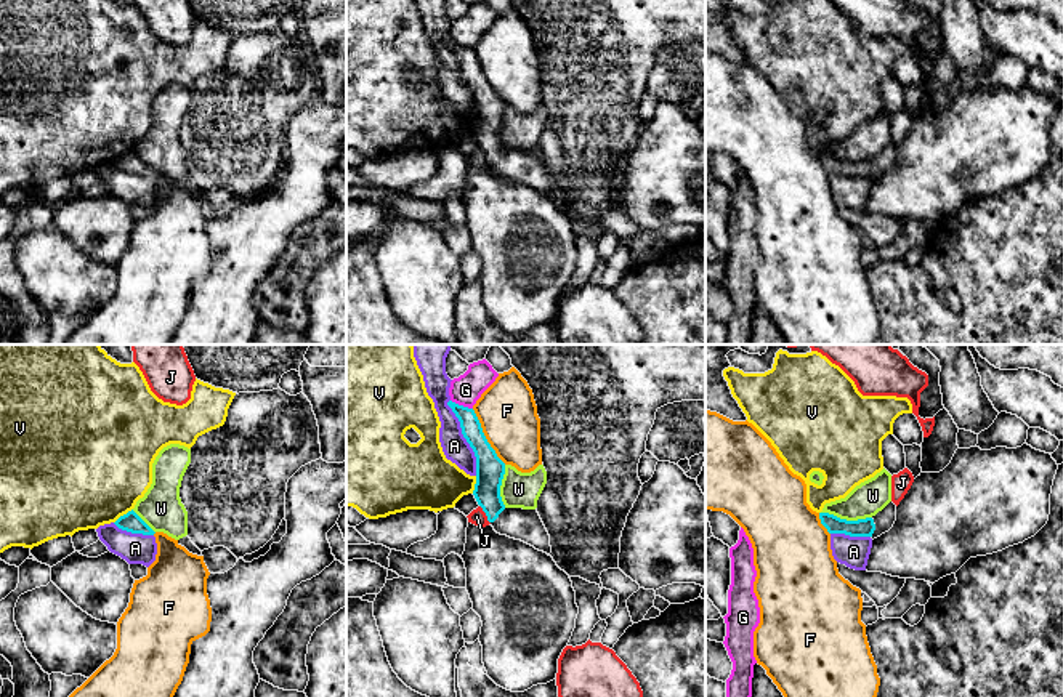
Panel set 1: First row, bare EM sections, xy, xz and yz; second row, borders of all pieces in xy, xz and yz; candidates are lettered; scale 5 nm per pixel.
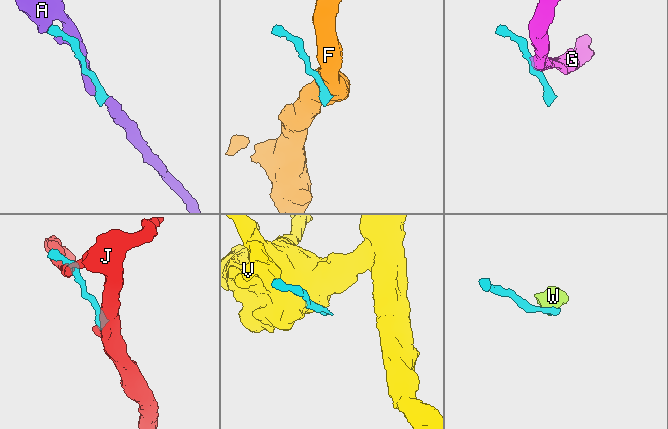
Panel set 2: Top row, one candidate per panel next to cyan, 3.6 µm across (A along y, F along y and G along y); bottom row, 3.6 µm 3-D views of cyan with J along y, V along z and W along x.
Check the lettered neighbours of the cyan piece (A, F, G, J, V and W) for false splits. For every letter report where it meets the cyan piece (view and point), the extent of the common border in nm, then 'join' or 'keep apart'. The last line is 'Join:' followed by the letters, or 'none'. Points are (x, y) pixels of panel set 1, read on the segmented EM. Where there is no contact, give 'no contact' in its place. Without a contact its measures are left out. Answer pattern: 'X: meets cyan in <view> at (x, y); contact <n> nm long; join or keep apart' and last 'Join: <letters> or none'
A: meets cyan in xz at (464, 436); contact 400 nm long; keep apart
F: meets cyan in xz at (485, 436); contact 320 nm long; keep apart
G: meets cyan in xz at (462, 406); contact 120 nm long; keep apart
J: meets cyan in xz at (486, 515); contact 110 nm long; keep apart
V: meets cyan in xy at (124, 515); contact 120 nm long; keep apart
W: meets cyan in yz at (845, 519); contact 260 nm long; keep apart
Join: none

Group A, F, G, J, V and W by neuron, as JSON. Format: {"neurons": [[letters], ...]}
{"neurons": [["A"], ["F"], ["G"], ["J"], ["V"], ["W"]]}

